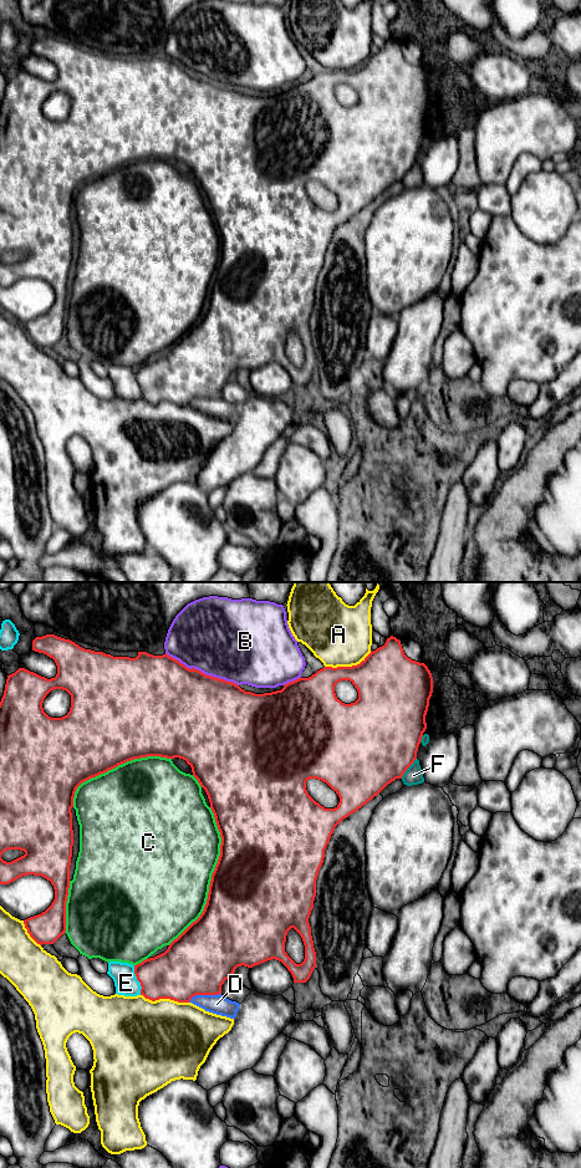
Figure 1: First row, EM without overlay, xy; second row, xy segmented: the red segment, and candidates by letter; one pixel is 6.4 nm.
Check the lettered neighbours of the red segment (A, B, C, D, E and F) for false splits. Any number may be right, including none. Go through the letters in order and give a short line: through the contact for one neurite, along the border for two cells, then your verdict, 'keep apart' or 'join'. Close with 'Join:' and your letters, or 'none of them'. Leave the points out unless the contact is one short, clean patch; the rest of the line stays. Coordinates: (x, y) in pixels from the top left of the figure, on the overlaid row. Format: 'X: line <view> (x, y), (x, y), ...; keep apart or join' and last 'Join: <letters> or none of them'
A: keep apart
B: keep apart
C: keep apart
D: line xy (220, 993), (195, 994), (188, 1001); keep apart
E: keep apart
F: keep apart
Join: none of them

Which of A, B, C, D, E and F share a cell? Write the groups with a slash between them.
A / B D E / C / F

